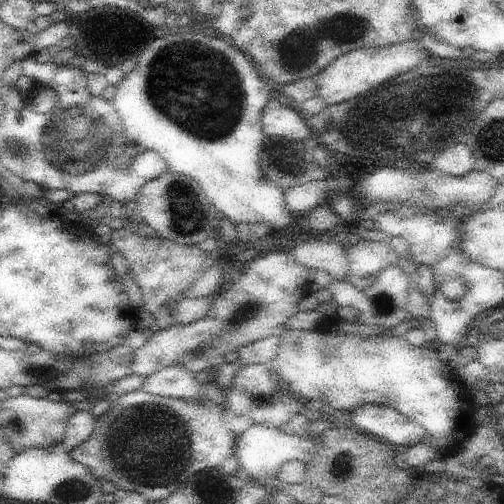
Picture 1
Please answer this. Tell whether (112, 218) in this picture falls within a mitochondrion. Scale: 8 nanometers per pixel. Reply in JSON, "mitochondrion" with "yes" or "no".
{"mitochondrion":"no"}

